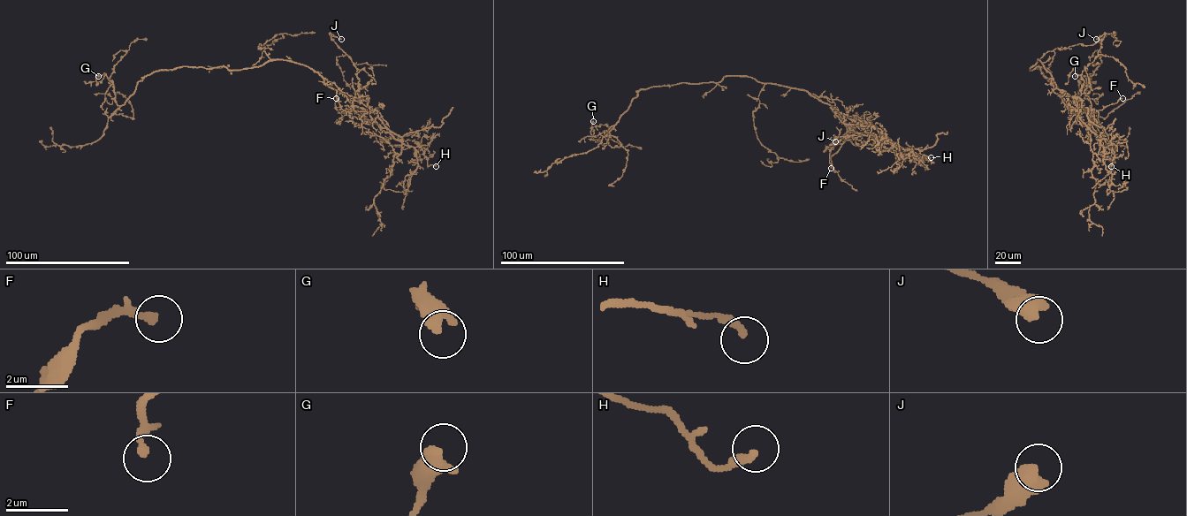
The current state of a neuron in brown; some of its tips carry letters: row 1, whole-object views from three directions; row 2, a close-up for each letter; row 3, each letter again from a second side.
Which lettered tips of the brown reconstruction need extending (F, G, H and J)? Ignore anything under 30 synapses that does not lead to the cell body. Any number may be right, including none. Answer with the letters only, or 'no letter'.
no letter

